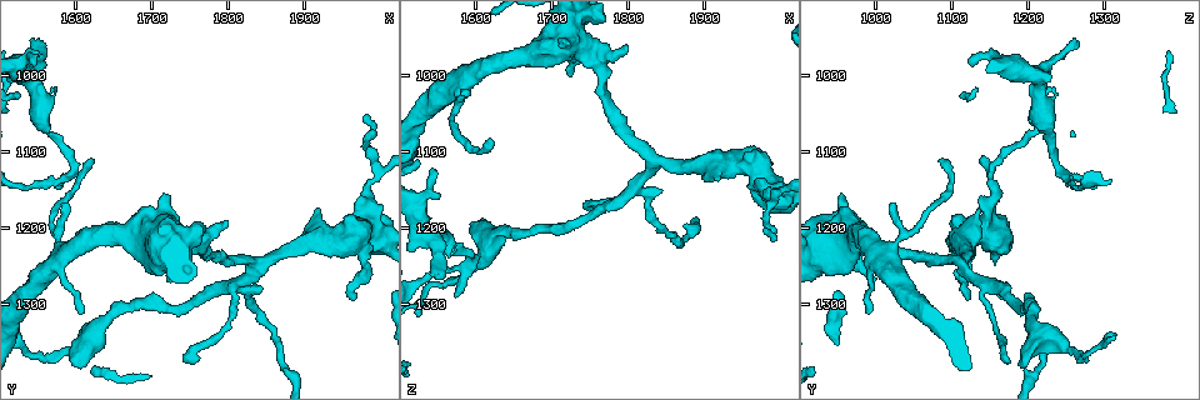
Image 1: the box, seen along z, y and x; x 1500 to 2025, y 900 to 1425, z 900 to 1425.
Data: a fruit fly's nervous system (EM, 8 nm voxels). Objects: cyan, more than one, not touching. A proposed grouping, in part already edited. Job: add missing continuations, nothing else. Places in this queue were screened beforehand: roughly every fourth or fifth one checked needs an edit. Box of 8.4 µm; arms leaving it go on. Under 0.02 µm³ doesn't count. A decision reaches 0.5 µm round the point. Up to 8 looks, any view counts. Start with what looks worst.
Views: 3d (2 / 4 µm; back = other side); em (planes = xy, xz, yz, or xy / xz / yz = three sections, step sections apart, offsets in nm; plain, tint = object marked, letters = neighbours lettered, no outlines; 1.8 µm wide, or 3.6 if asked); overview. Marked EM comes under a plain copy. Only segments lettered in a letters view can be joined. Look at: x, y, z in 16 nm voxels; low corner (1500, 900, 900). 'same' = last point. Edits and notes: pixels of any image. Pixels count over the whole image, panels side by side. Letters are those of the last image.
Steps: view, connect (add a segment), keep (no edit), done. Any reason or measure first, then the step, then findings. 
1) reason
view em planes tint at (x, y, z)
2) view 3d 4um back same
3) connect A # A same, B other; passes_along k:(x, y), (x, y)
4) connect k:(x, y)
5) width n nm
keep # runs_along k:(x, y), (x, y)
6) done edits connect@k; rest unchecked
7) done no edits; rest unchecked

tapers out
view em planes letters at (1575, 1145, 1290)

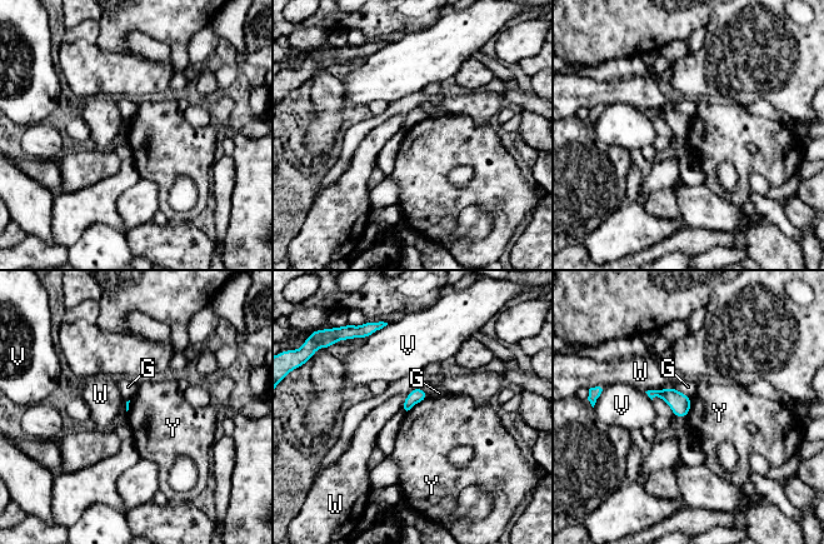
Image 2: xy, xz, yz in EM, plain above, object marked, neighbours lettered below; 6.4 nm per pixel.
keep # G other, V other, W other, Y other; border 2:(692, 398), (692, 405), (685, 417); none of them fits

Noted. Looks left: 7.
free end
view 3d 4um back at (1555, 960, 1265)

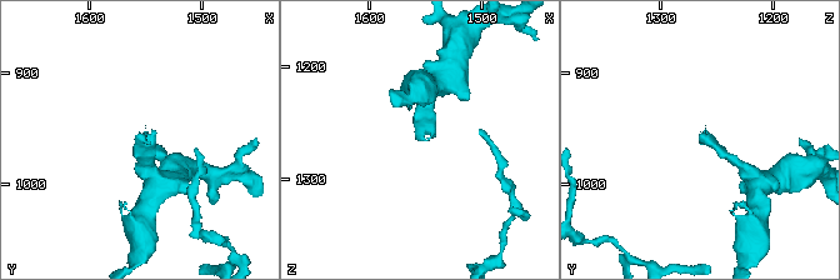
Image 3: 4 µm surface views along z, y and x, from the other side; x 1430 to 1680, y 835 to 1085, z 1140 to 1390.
view em 3.6um planes tint at (1558, 960, 1266)

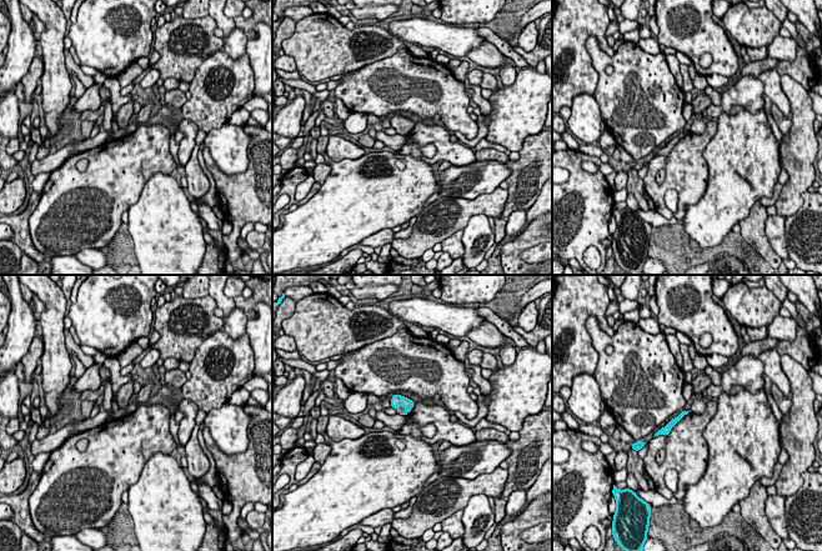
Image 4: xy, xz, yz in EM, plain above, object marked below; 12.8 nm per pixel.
view em 3.6um planes letters same

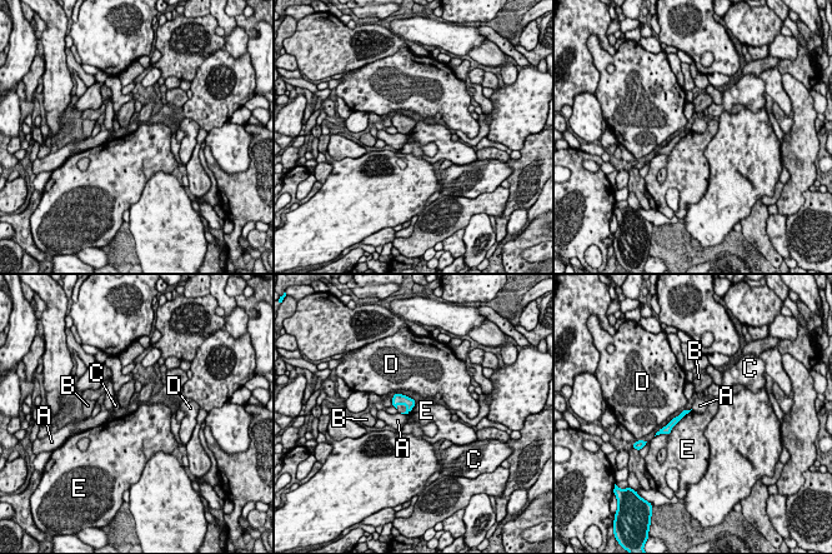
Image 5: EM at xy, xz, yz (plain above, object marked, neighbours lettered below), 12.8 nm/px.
connect B # A other, B same, C other, D other, E other; it goes on there

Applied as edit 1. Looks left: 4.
view overview

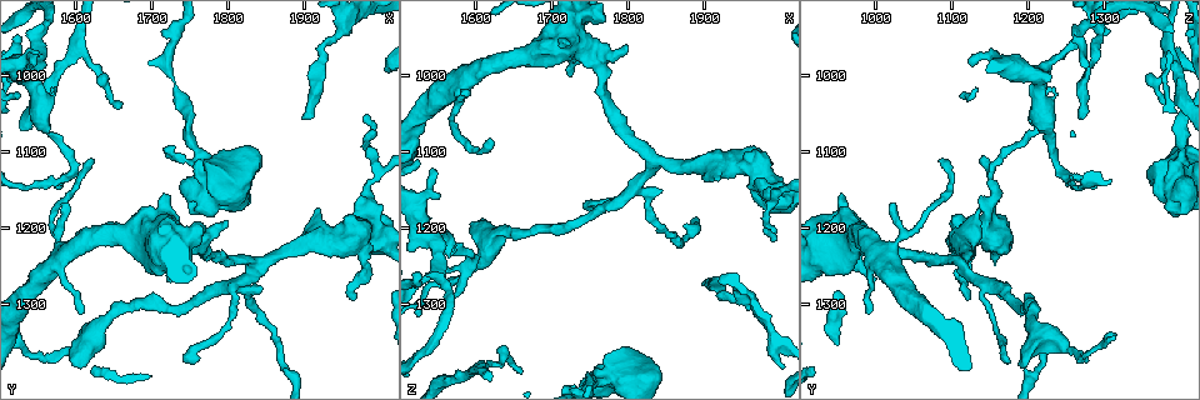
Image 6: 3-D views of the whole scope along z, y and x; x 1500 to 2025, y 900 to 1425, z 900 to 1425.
tapers out
view 3d 4um at (1550, 985, 1125)

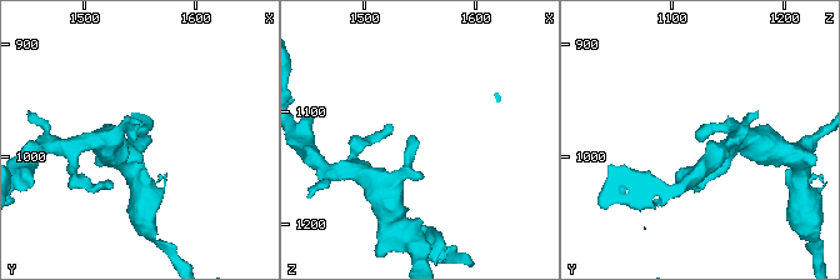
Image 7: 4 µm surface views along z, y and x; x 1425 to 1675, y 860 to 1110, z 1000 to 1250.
now the EM
view em xz step 8 letters at (1548, 986, 1122)

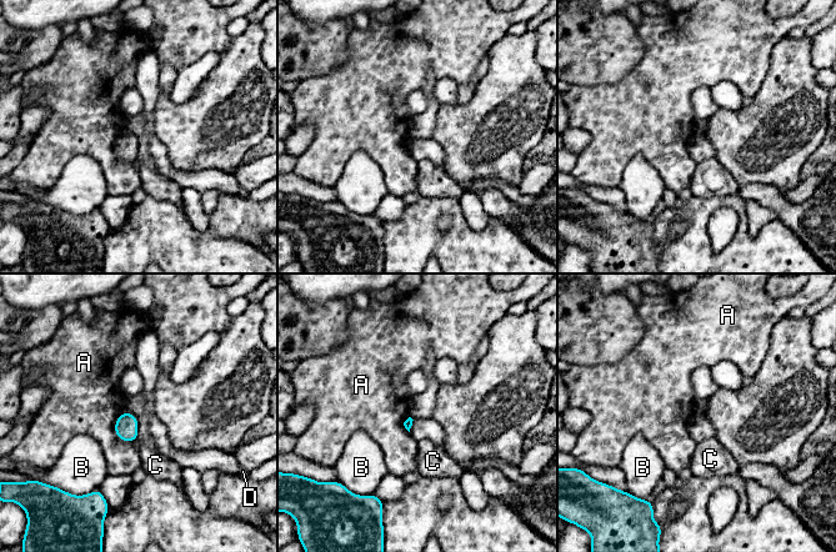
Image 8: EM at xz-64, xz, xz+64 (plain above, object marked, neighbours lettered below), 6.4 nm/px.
cut it another way
view em planes letters same

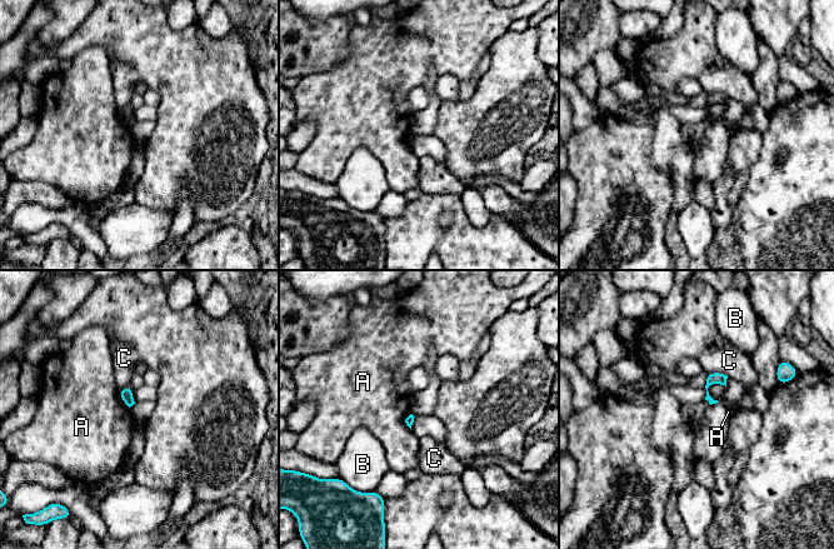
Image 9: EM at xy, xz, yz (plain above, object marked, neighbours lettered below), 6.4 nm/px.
longest_contact A 150 nm
keep # A other, B other, C other; border 9:(118, 389), (120, 399), (129, 408); none of them fits

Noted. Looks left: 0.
done edits connect@5; rest unchecked

